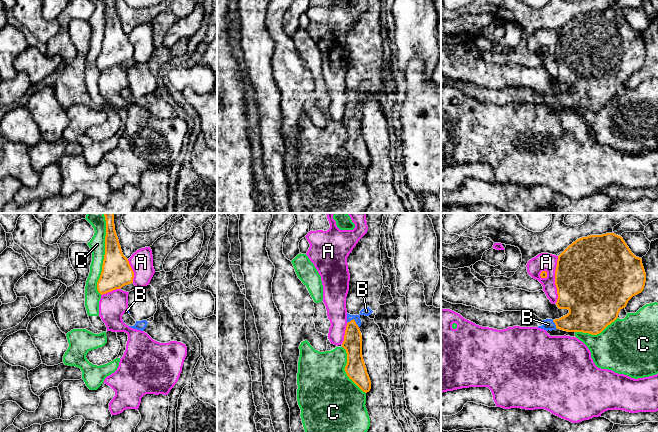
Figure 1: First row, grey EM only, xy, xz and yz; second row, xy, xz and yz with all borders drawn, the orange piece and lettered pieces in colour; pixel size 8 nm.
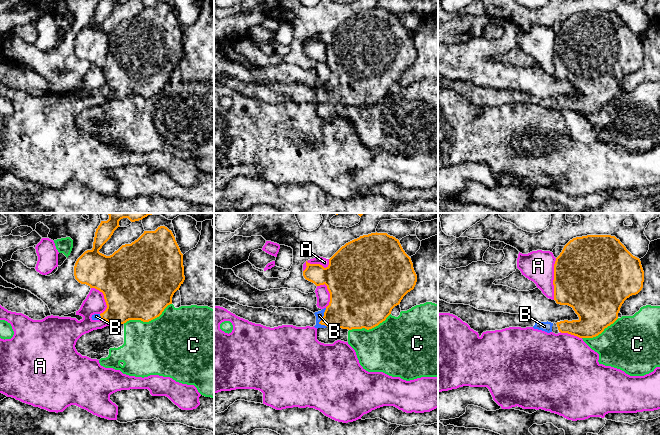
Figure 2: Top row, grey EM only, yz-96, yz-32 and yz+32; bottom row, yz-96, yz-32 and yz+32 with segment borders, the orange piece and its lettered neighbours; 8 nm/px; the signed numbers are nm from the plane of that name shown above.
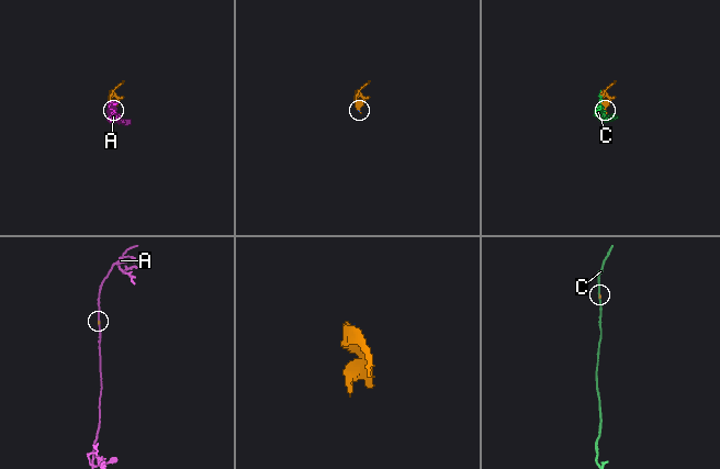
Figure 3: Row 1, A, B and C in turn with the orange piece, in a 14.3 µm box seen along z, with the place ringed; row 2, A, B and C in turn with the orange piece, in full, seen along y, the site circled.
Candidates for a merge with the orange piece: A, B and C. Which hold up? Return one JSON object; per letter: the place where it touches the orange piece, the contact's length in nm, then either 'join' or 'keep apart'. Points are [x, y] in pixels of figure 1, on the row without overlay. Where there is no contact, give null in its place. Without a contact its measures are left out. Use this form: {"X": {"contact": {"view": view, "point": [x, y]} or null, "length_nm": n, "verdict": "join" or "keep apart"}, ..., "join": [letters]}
{"A": {"contact": {"view": "yz", "point": [555, 55]}, "length_nm": 380, "verdict": "keep apart"}, "B": {"contact": {"view": "xz", "point": [354, 96]}, "length_nm": 100, "verdict": "join"}, "C": {"contact": {"view": "xy", "point": [104, 35]}, "length_nm": 550, "verdict": "keep apart"}, "join": ["B"]}

